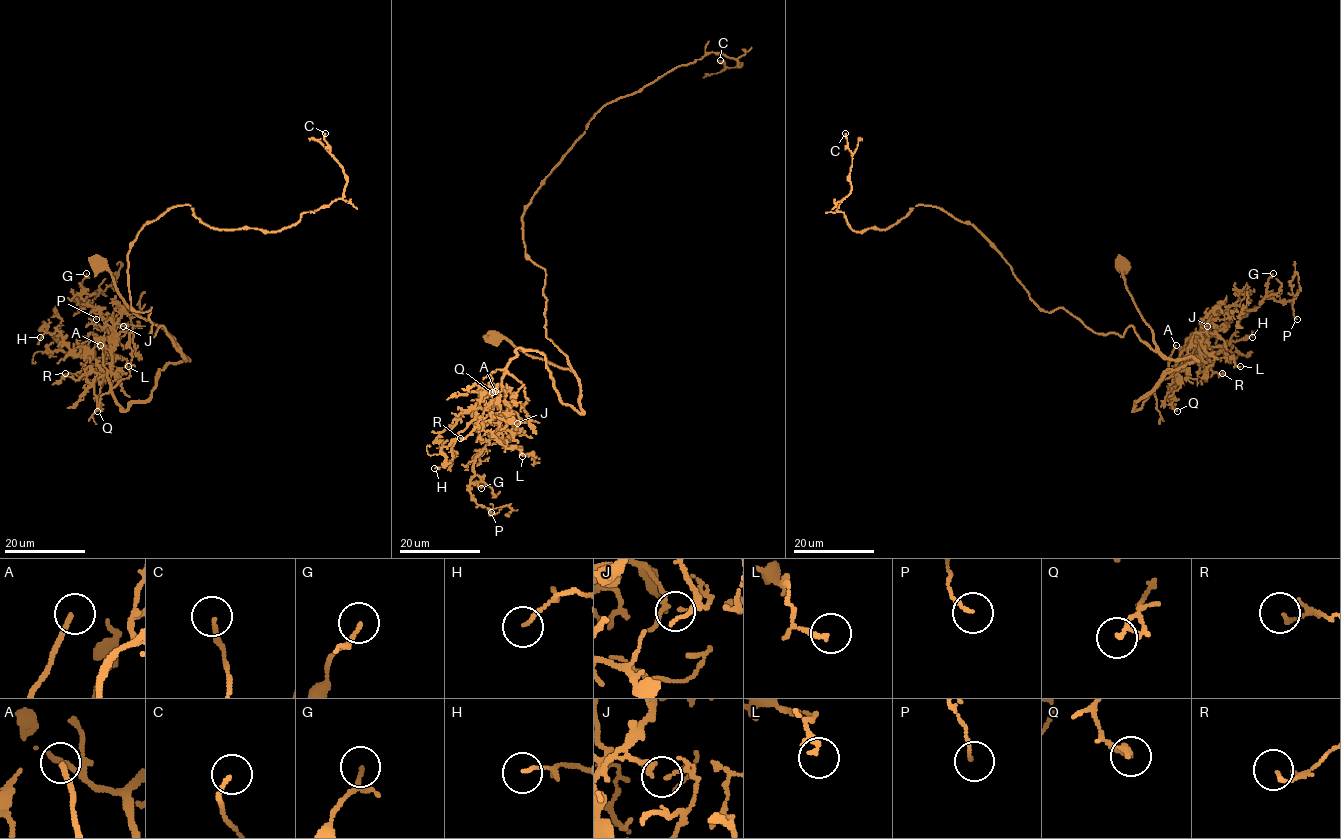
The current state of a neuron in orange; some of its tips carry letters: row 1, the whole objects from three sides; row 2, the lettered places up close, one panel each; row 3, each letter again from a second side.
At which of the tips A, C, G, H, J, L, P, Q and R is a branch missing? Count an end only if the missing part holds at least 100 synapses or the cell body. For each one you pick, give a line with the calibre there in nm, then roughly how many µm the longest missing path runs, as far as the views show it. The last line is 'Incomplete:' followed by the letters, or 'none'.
A: 180 nm thick; about 35 µm are missing
Incomplete: A

